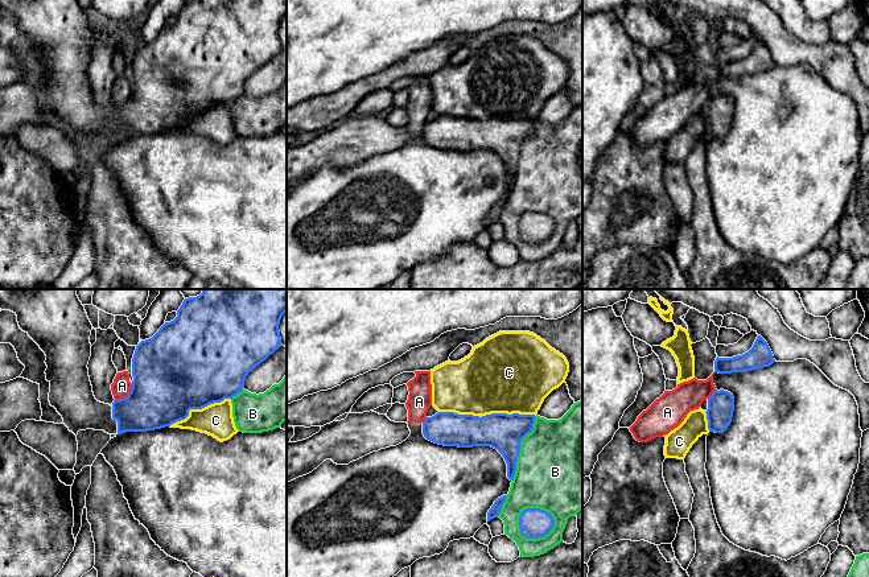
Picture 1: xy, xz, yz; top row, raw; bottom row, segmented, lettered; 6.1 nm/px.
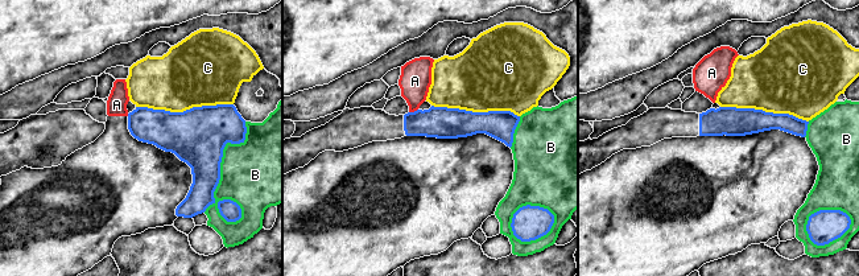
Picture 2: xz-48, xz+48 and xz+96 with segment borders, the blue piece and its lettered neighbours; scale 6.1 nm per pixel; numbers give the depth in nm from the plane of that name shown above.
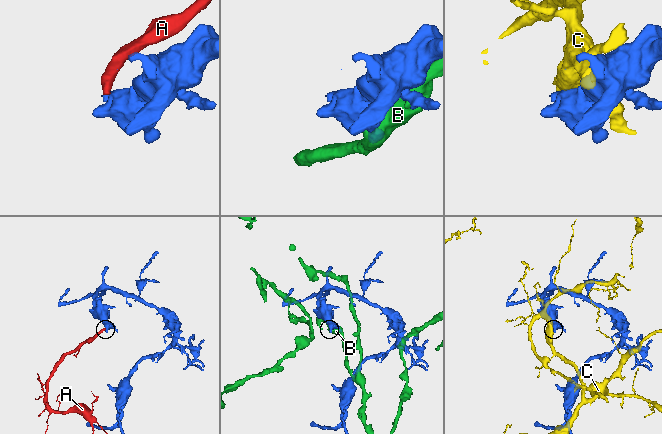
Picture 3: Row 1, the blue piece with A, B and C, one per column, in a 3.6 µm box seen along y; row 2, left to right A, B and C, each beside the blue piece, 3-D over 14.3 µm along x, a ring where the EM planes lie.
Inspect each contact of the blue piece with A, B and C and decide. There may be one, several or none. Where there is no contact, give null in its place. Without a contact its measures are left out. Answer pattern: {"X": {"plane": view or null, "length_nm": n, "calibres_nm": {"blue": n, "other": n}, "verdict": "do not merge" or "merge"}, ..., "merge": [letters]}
{"A": {"plane": "xy", "length_nm": 160, "calibres_nm": {"blue": 420, "other": 120}, "verdict": "do not merge"}, "B": {"plane": "xz", "length_nm": 240, "calibres_nm": {"blue": 190, "other": 200}, "verdict": "do not merge"}, "C": {"plane": "xz", "length_nm": 600, "calibres_nm": {"blue": 220, "other": 440}, "verdict": "do not merge"}, "merge": []}

